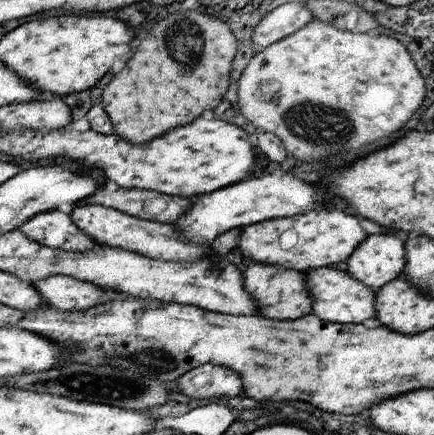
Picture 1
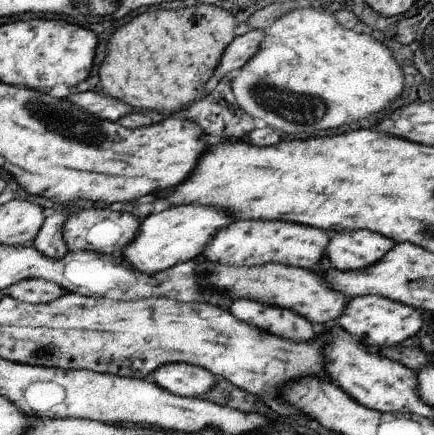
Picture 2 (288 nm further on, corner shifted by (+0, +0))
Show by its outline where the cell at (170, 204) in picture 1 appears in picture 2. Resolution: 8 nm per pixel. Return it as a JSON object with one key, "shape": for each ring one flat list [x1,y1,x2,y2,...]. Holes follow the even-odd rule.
{"shape":[[59,212,59,214,47,216,43,228,31,240,31,246,35,250,39,250,43,256,53,258,53,260,61,260,61,258,65,258,65,254,69,254,69,250,63,242,63,236,61,236,61,226,63,226,67,214,69,212]]}

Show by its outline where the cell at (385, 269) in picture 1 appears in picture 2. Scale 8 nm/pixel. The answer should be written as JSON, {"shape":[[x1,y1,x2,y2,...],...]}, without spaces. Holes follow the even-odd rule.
{"shape":[[355,230,355,232,337,232,333,244,329,244,325,256,331,262,331,268,343,272,357,272,369,268,383,260,385,254,395,246,393,240,383,238,375,232]]}

